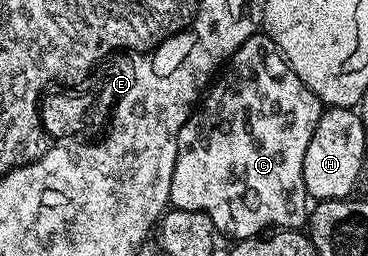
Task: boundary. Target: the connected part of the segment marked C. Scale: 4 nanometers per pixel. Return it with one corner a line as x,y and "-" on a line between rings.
254,32
253,36
246,39
233,52
233,56
224,62
223,68
216,74
215,80
204,90
199,101
199,107
194,108
187,120
181,125
181,130
177,136
177,158
175,159
175,171
171,179
169,205
175,209
186,209
187,211
199,211
209,214
218,234
230,233
233,239
256,237
272,230
274,227
304,226
307,221
307,205
305,209
307,194
303,183
303,155
307,155
307,143
311,143
311,135
319,123
322,112
323,102
305,86
303,79
299,79
299,75
295,75
295,71
289,66
289,62
278,51
277,44
264,32

